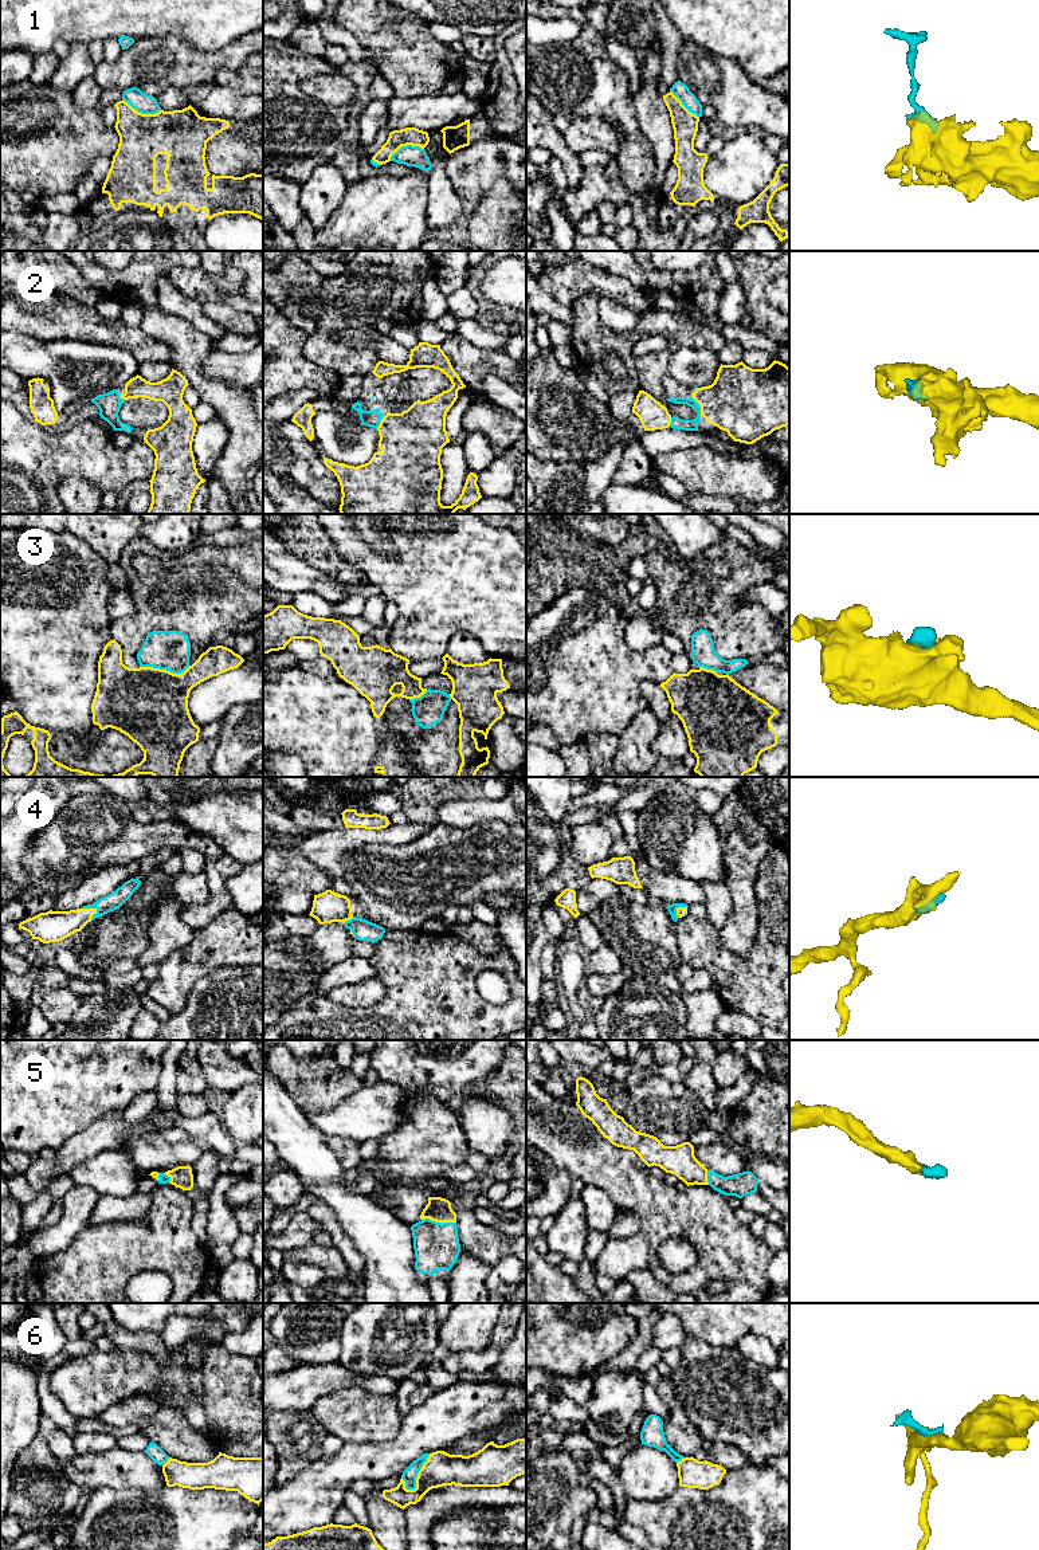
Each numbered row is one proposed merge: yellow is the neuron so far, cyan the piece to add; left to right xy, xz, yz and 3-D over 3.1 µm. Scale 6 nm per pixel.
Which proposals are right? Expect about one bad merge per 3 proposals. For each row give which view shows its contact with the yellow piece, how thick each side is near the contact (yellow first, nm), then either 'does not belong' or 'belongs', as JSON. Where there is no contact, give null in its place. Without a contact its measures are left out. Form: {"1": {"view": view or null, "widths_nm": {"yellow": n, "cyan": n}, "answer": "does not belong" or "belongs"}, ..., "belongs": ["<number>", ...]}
{"1": {"view": "xy", "widths_nm": {"yellow": 280, "cyan": 120}, "answer": "does not belong"}, "2": {"view": "yz", "widths_nm": {"yellow": 400, "cyan": 70}, "answer": "belongs"}, "3": {"view": "xy", "widths_nm": {"yellow": 460, "cyan": 240}, "answer": "belongs"}, "4": {"view": "xy", "widths_nm": {"yellow": 190, "cyan": 100}, "answer": "belongs"}, "5": {"view": "xz", "widths_nm": {"yellow": 150, "cyan": 280}, "answer": "belongs"}, "6": {"view": "xz", "widths_nm": {"yellow": 200, "cyan": 90}, "answer": "does not belong"}, "belongs": ["2", "3", "4", "5"]}

